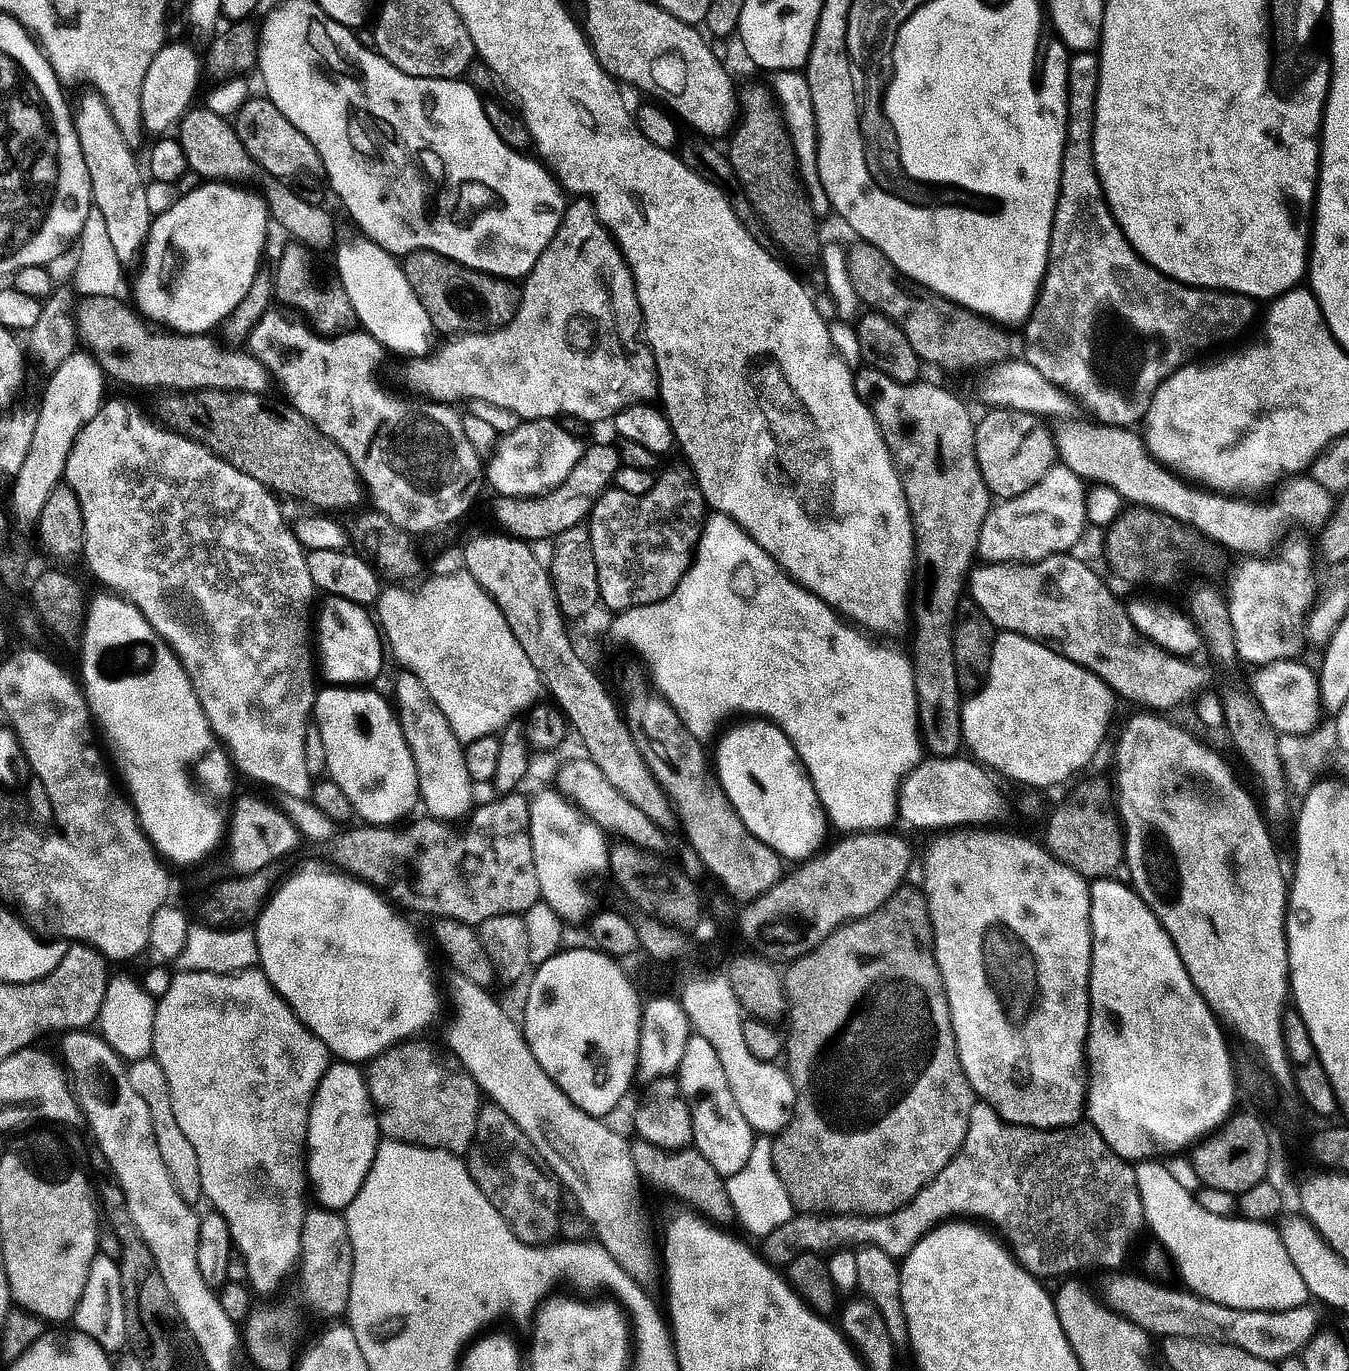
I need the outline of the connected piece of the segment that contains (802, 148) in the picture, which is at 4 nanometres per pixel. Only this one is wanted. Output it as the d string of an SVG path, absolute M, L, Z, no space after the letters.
M803 71L778 72L771 77L771 80L770 91L776 98L780 115L784 118L788 142L792 145L792 153L796 156L796 167L807 191L808 201L812 204L817 217L829 217L832 212L831 204L826 190L823 189L822 177L818 170L818 122L808 77Z

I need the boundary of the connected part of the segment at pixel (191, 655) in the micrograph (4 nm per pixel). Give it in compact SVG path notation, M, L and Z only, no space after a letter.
M109 399L94 422L87 424L82 434L78 434L66 462L64 480L81 504L84 519L82 560L88 563L97 582L108 587L105 589L109 593L124 597L139 610L146 622L150 622L152 629L180 659L180 665L192 679L198 702L202 704L212 732L231 755L235 771L241 777L249 776L256 784L273 788L280 792L281 797L307 800L312 795L314 783L314 777L306 770L306 738L314 716L318 691L318 672L314 667L314 608L312 612L312 603L318 597L318 589L310 574L306 549L300 544L290 524L288 528L284 521L284 512L279 504L281 501L262 482L250 478L250 474L242 474L242 470L214 454L206 445L153 420L136 404L128 405L120 400Z

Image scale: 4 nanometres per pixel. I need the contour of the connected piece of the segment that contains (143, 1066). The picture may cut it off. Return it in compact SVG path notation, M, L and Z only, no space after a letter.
M155 1058L137 1060L128 1068L128 1077L130 1086L134 1086L134 1090L138 1090L142 1098L146 1098L146 1106L150 1106L156 1141L168 1167L168 1173L172 1175L174 1186L187 1204L199 1205L202 1200L202 1178L198 1170L198 1154L194 1154L194 1146L190 1146L190 1138L182 1134L182 1126L178 1126L178 1118L174 1118L170 1086L166 1082L166 1074L162 1074L162 1066Z

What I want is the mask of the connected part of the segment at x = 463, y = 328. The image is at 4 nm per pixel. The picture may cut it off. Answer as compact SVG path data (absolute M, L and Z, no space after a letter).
M412 252L403 257L402 263L406 282L410 282L414 294L418 294L418 302L422 302L422 306L426 306L426 314L430 314L433 329L437 333L445 332L445 337L455 338L465 334L479 334L489 331L488 320L492 320L493 327L505 328L519 312L522 292L515 283L473 274L463 268L461 264L456 264L450 258L437 252Z

